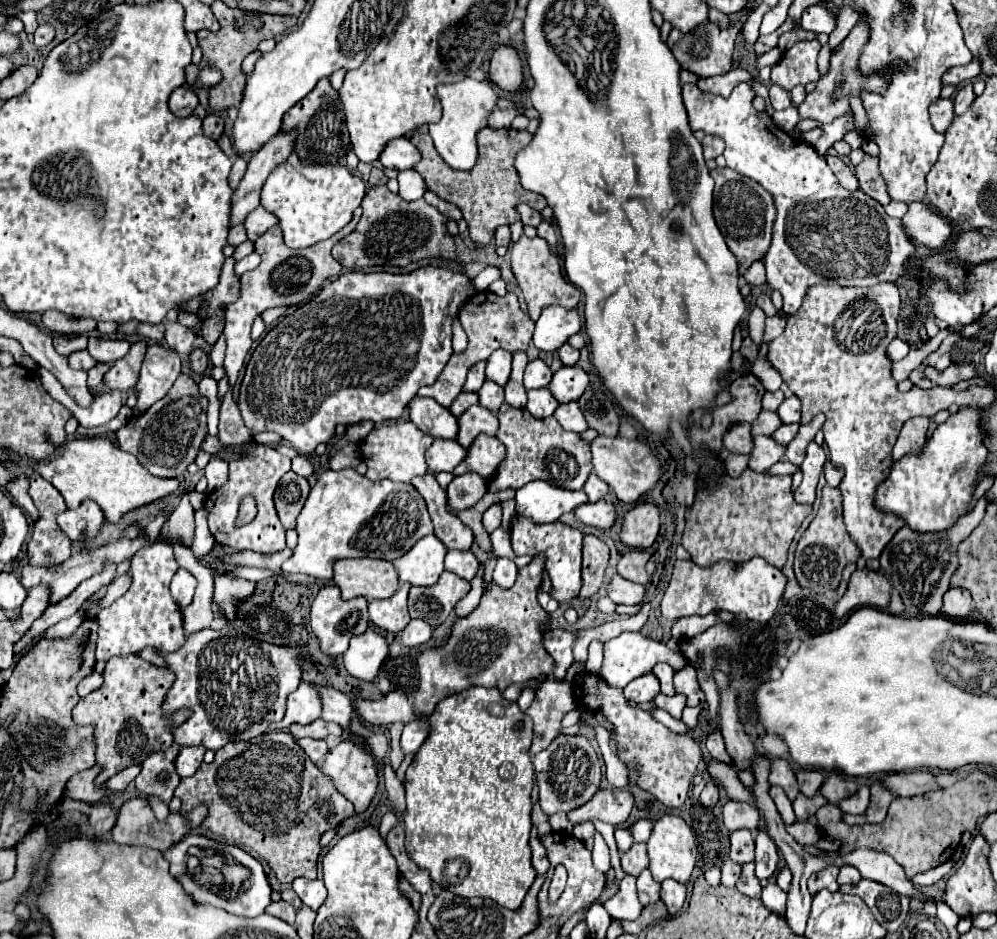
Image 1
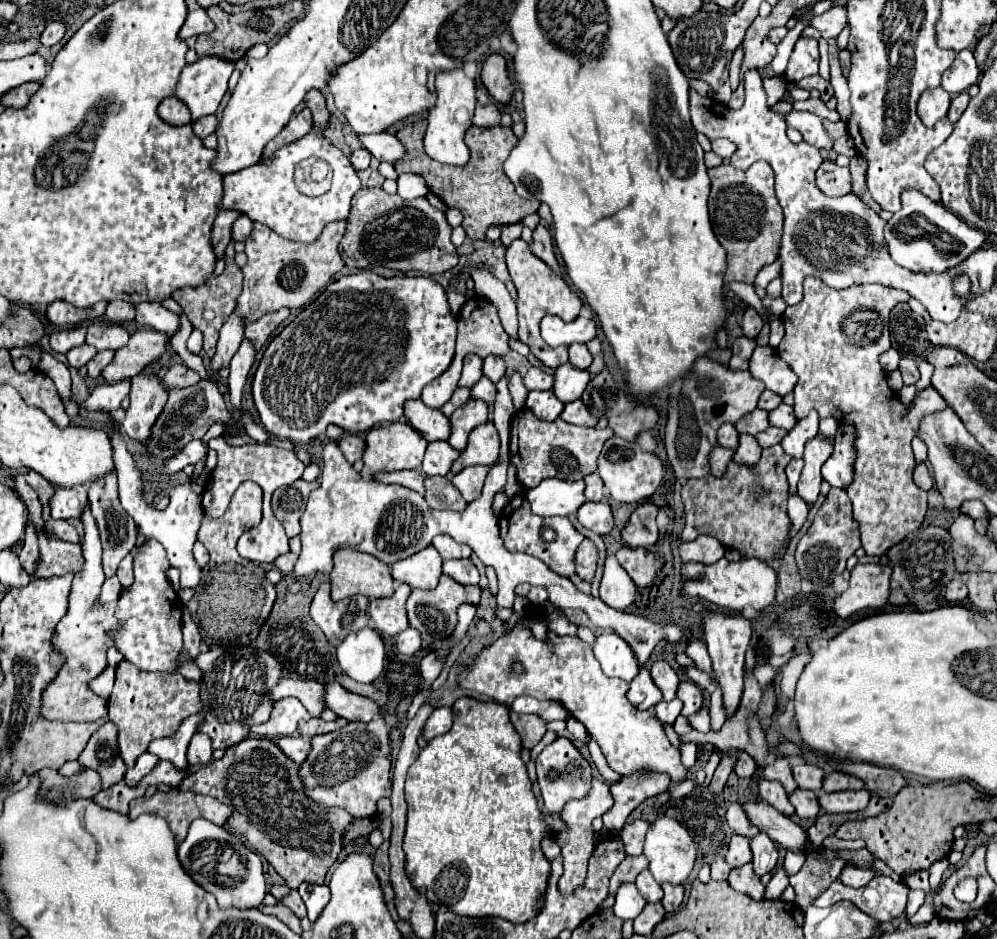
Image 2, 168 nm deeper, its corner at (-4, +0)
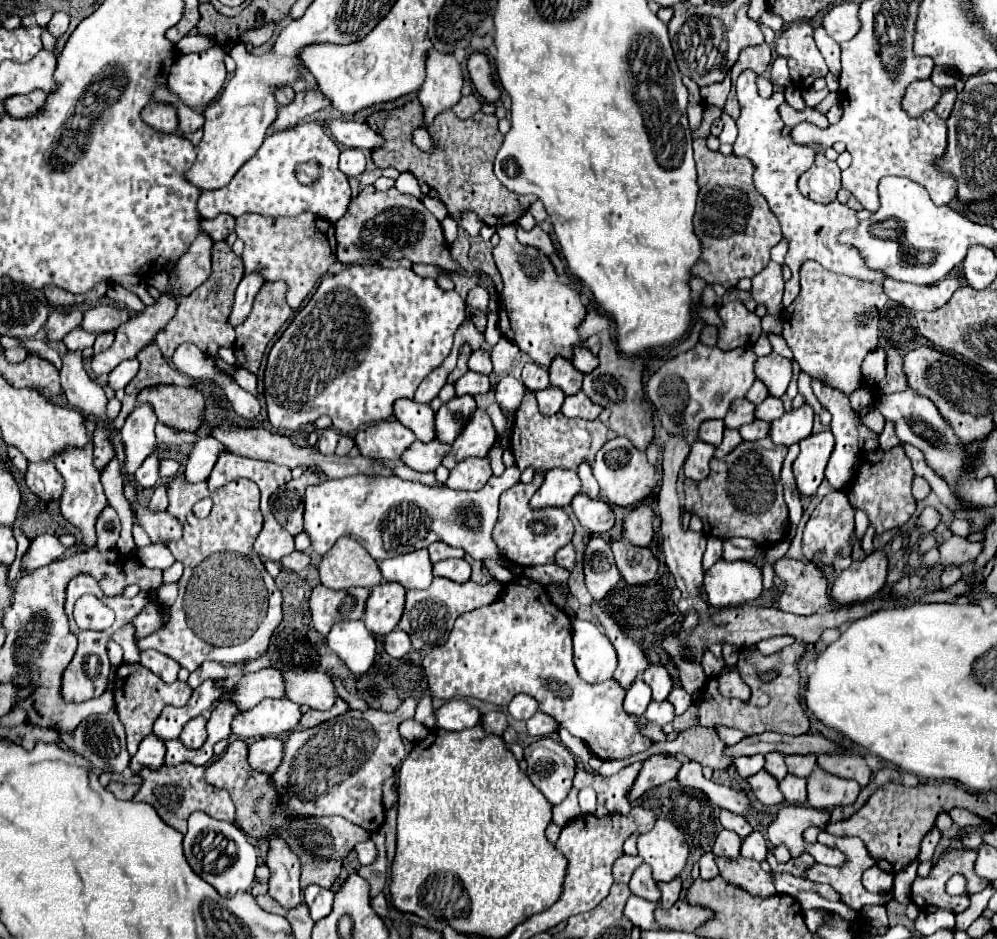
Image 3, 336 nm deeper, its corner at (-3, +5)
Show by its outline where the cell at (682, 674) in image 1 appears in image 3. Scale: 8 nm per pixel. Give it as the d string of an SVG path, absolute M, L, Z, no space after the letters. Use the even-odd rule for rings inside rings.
M675 686L673 690L671 690L671 694L669 694L669 698L667 698L673 706L675 706L675 714L679 716L679 714L683 714L691 704L693 704L693 700L691 700L691 696L681 688L681 686Z

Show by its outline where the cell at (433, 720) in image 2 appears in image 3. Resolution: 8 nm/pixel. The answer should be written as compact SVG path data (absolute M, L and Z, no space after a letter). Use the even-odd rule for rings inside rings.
M449 700L439 710L435 710L437 728L443 730L463 730L471 728L479 722L481 712L477 708L469 708L465 700Z

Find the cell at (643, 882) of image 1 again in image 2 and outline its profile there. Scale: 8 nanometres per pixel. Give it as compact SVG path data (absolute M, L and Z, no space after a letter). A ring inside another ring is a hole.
M644 869L644 871L636 877L636 887L638 887L640 895L642 895L648 903L662 901L662 887L656 883L656 879L652 877L652 873L650 873L648 869Z

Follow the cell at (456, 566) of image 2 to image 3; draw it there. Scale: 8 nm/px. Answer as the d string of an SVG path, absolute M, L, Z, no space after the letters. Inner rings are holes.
M449 558L433 566L433 576L443 576L453 582L467 582L471 576L471 566L465 558Z

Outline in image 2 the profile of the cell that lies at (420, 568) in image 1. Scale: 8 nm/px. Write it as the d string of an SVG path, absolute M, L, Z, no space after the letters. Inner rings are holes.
M430 545L408 559L402 559L390 567L392 579L398 583L408 583L416 589L434 589L442 575L442 559L438 551Z

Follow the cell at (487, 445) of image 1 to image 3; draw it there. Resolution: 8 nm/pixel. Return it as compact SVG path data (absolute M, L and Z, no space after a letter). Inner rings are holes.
M475 410L471 422L463 428L463 432L453 442L453 450L443 458L443 466L453 470L465 458L487 456L495 444L495 438L497 432L493 428L489 414L483 410Z

